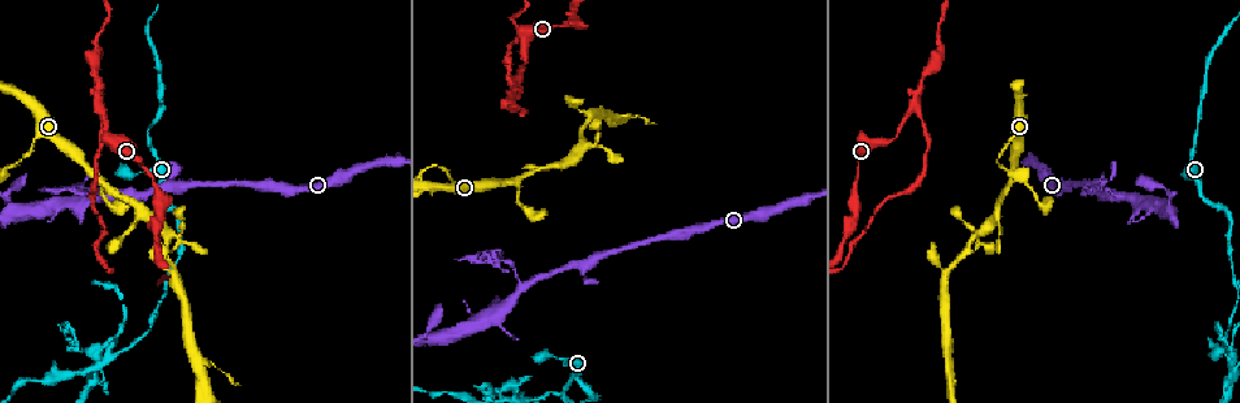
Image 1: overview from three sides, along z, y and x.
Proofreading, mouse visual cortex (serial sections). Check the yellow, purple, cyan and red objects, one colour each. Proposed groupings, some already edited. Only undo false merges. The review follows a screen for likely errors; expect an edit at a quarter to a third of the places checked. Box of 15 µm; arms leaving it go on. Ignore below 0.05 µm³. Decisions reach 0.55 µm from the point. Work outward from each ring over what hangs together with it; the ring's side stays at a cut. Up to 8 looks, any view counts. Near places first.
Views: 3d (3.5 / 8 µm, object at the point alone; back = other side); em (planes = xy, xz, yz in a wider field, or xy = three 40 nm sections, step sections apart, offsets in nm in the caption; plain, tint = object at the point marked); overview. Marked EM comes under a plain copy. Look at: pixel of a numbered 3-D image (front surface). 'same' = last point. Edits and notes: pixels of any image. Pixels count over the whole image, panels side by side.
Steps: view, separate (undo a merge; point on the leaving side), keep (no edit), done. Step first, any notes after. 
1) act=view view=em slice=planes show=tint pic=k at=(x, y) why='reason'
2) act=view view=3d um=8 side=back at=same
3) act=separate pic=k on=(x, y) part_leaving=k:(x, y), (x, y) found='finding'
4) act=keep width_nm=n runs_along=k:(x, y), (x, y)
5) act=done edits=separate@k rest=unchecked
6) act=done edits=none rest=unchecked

act=view view=3d um=8 pic=1 at=(171, 231) why='small branch off a trunk'

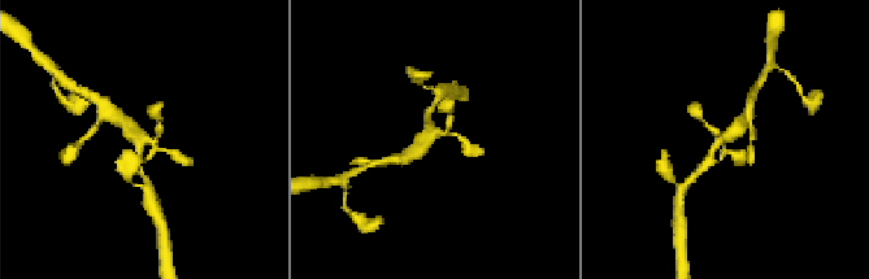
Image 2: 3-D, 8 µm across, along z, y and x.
act=view view=em slice=xy step=3 show=tint pic=2 at=(433, 135) why='now the EM'

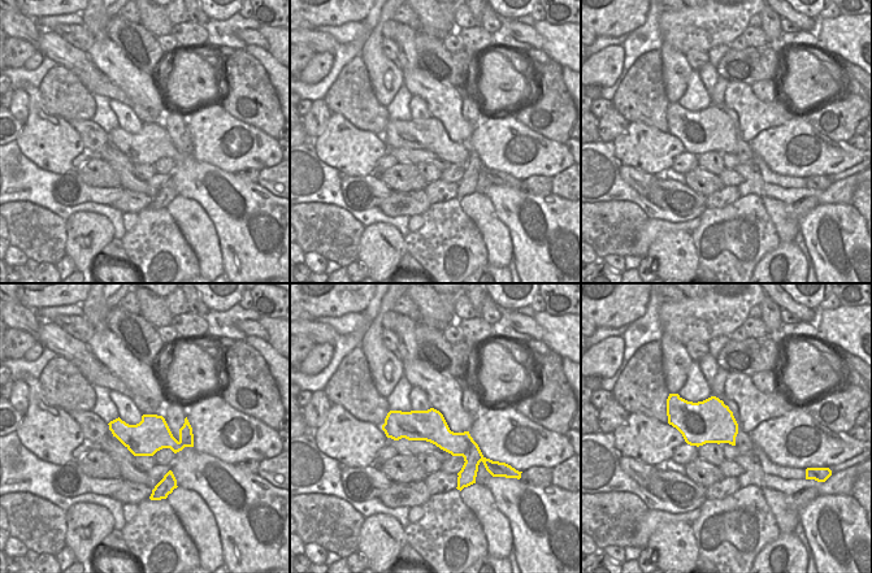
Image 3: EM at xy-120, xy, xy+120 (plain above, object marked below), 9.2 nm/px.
act=keep runs_along=3:(390, 416), (452, 442), (468, 458), (464, 477) found='one cell here'

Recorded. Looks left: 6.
act=view view=3d um=3.5 pic=1 at=(1197, 129) why='thin neck'

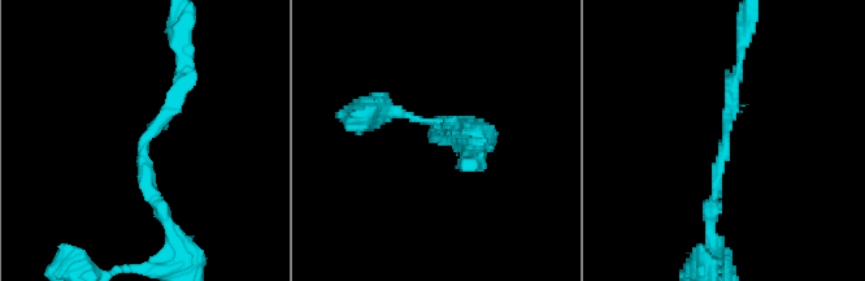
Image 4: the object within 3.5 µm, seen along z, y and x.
act=view view=em slice=xy step=5 show=tint pic=4 at=(725, 133) arm_widths_nm=150,150

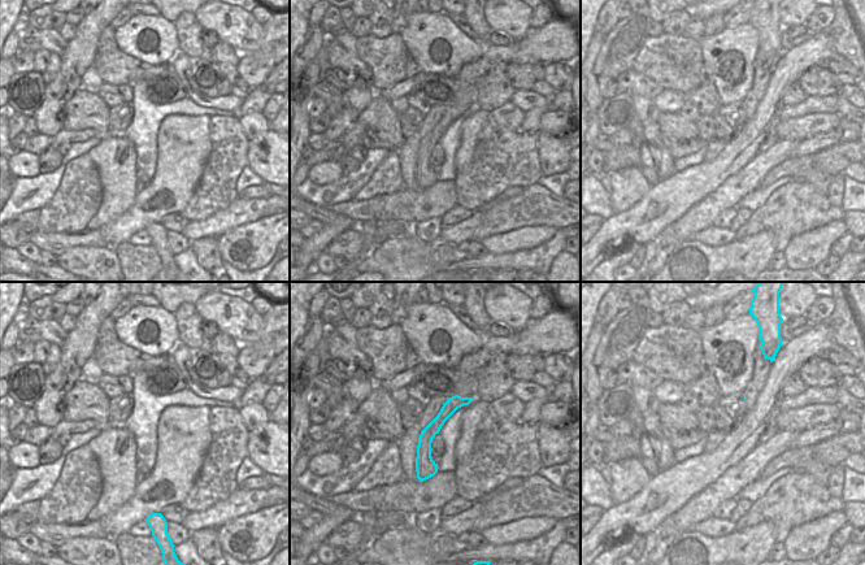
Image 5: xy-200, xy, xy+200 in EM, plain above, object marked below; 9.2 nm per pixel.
act=view view=em slice=xy step=1 show=tint at=same why='another direction'

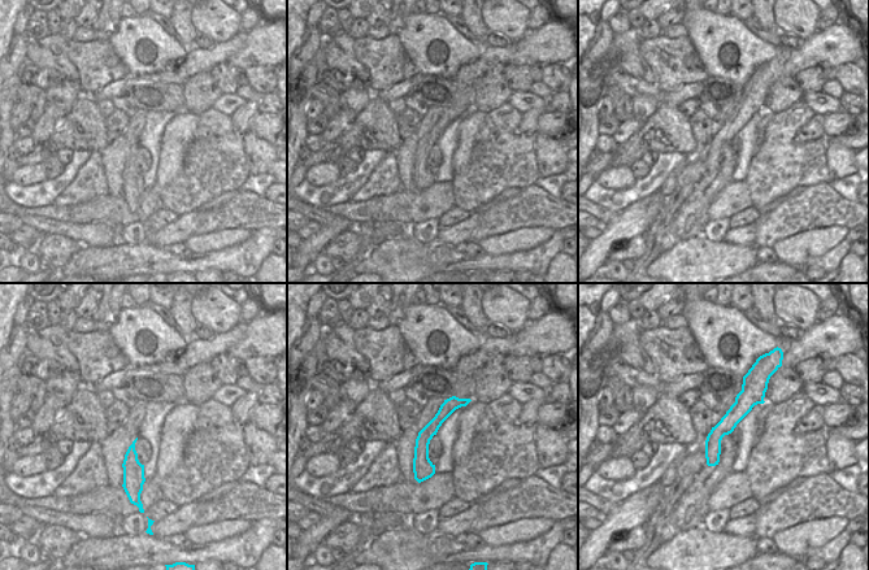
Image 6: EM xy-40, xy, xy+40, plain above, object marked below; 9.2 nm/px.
act=keep runs_along=4:(711, 214), (737, 65) found='one cell here'

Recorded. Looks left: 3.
act=view view=3d um=8 pic=1 at=(526, 285) why='three-way junction'

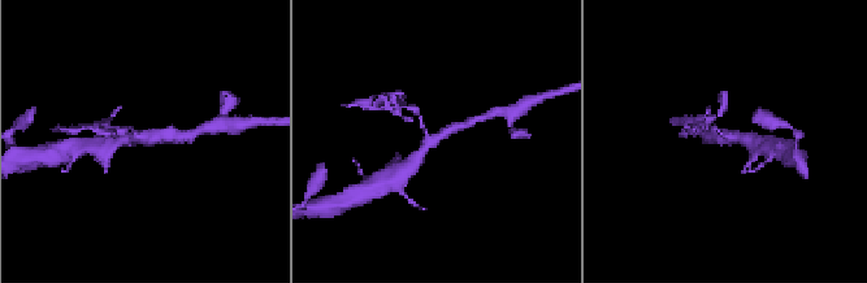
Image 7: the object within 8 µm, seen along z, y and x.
act=view view=em slice=xy step=5 show=tint pic=7 at=(144, 134) why='shape alone is not enough'

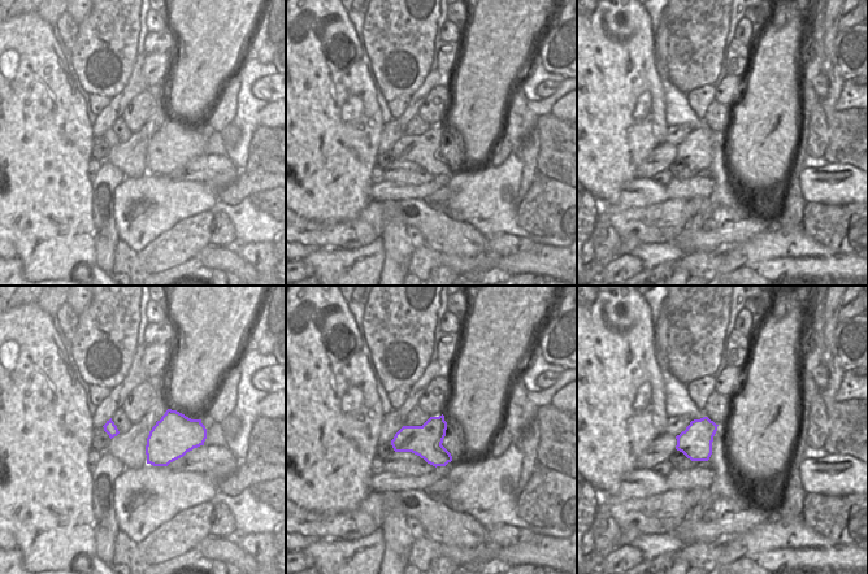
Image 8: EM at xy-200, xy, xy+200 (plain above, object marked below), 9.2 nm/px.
act=separate pic=7 on=(116, 130) found='a second cell is stuck on'

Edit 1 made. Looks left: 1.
act=done edits=separate@7 rest=unchecked

